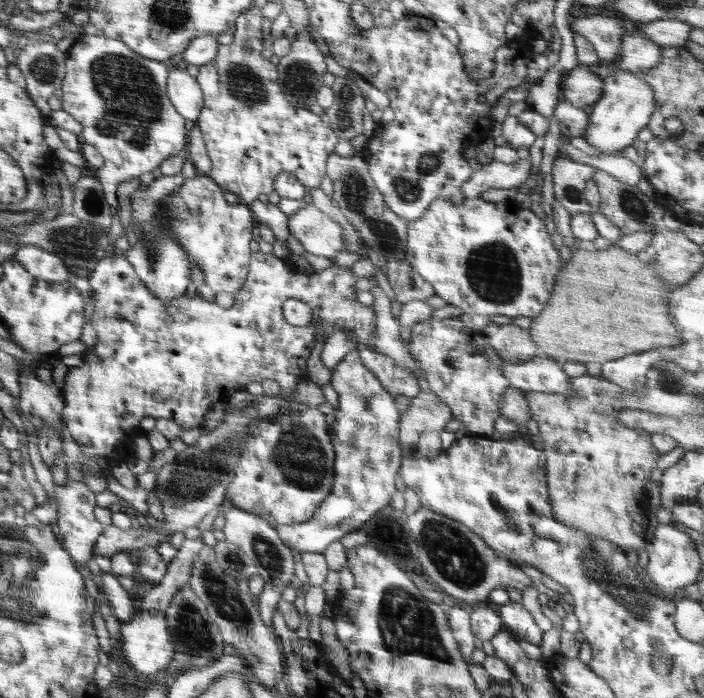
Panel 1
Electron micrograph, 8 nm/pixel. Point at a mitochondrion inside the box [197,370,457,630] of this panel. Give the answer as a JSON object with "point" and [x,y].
{"point":[297,453]}

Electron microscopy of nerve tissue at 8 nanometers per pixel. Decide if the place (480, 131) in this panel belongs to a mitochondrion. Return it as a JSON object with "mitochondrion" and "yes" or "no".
{"mitochondrion":"no"}

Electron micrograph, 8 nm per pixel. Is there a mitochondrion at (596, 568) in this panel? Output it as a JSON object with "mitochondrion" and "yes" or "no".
{"mitochondrion":"yes"}

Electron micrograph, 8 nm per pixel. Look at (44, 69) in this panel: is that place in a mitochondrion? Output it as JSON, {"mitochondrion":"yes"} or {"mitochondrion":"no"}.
{"mitochondrion":"yes"}

